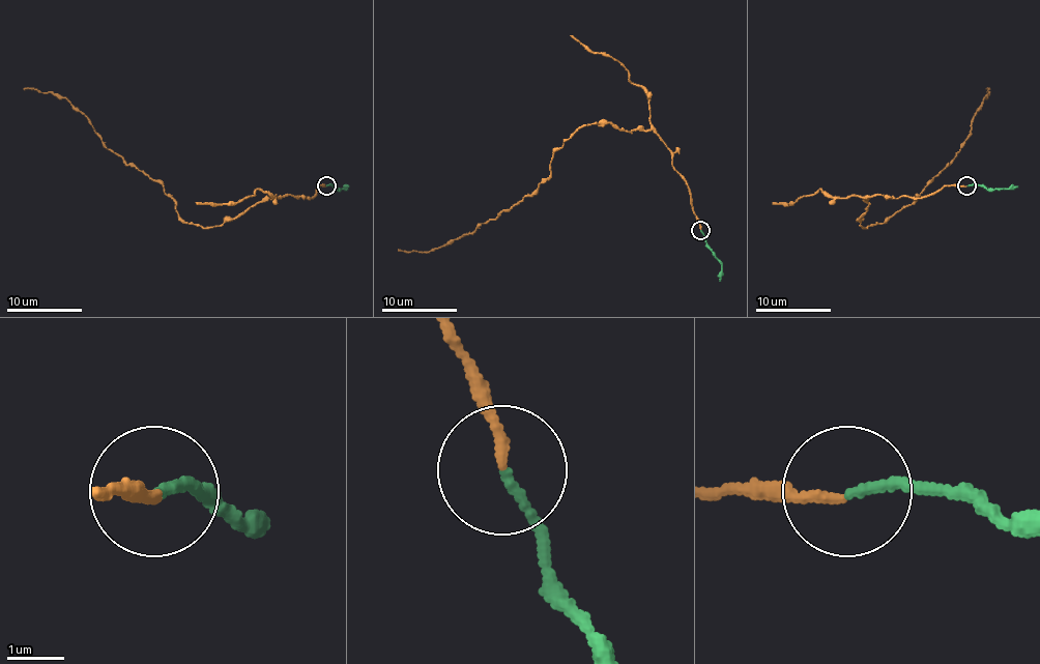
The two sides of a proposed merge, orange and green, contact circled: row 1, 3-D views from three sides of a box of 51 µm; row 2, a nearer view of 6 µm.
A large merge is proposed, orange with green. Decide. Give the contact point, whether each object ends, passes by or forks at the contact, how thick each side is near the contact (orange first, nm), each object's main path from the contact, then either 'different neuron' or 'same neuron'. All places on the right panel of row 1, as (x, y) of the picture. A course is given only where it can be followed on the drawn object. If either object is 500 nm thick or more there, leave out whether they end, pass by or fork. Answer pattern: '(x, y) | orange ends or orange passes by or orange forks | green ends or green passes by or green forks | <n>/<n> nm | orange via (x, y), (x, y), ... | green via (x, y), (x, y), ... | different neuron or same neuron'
(966, 185) | orange ends | green ends | 160/150 nm | orange via (966, 185), (944, 185), (918, 197), (869, 197), (861, 225), (882, 224), (912, 203), (955, 157), (985, 88) | green via (966, 185), (1017, 185) | same neuron

